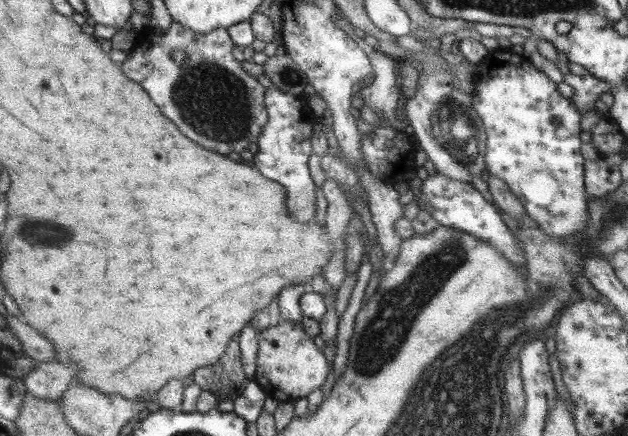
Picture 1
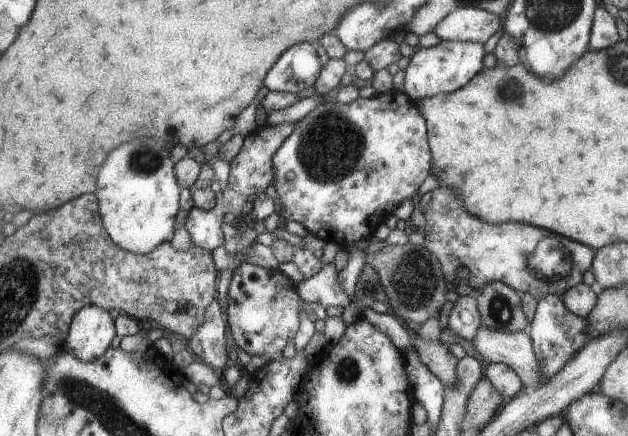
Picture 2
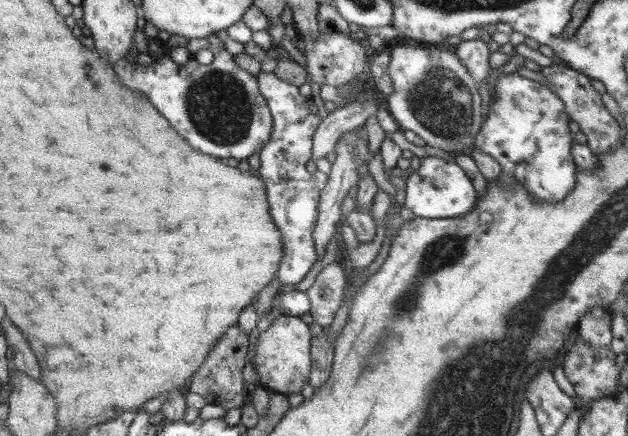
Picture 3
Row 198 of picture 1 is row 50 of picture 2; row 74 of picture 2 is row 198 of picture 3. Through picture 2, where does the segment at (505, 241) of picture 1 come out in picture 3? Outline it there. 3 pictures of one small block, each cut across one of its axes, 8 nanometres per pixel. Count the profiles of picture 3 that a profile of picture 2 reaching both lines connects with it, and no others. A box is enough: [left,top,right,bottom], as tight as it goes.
[404,156,476,219]

